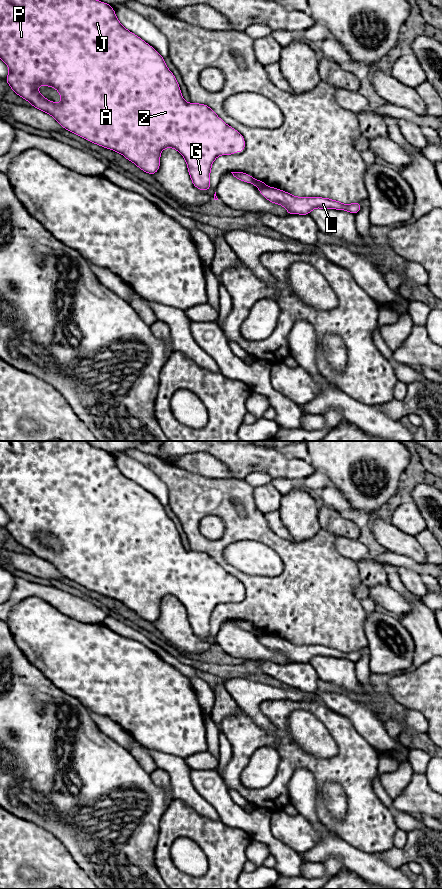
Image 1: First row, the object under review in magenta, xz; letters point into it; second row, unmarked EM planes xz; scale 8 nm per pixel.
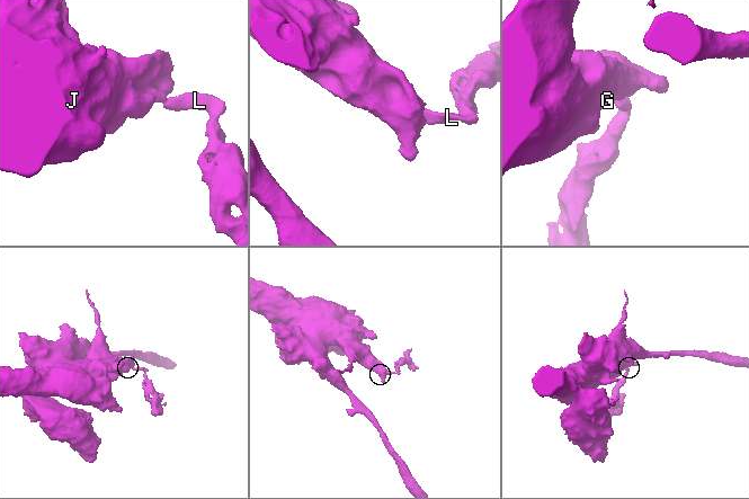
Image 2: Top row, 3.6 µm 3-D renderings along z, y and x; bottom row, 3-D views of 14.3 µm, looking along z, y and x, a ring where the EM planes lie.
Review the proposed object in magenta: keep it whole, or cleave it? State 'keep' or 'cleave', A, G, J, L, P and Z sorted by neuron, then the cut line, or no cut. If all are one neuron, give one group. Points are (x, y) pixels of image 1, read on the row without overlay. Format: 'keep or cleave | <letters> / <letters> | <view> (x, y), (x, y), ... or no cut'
cleave | A G J P Z / L | xz (265, 633), (259, 637)

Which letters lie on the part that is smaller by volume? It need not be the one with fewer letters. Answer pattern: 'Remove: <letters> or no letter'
Remove: L

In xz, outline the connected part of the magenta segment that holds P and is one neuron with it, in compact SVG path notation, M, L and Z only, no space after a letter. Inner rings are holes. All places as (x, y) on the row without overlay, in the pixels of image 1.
M0 441L0 507L9 516L9 522L5 528L17 543L30 550L33 555L54 565L64 577L89 590L122 602L142 619L151 623L154 623L160 615L162 598L174 596L184 605L193 633L201 639L209 638L211 636L210 620L214 608L220 603L233 603L235 600L244 599L244 585L220 567L209 554L186 550L164 506L152 494L127 478L117 467L111 453L91 446L88 441ZM39 533L55 536L61 543L61 550L57 552L43 545L37 536Z

